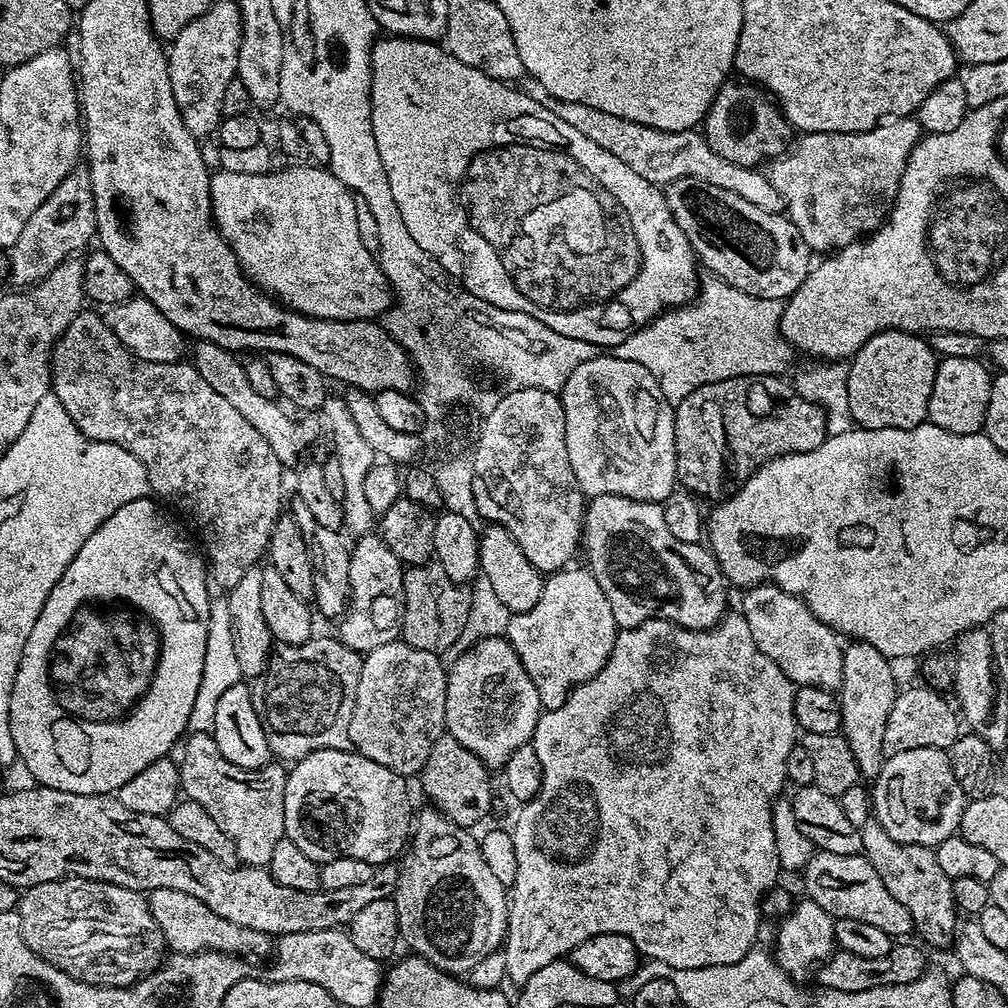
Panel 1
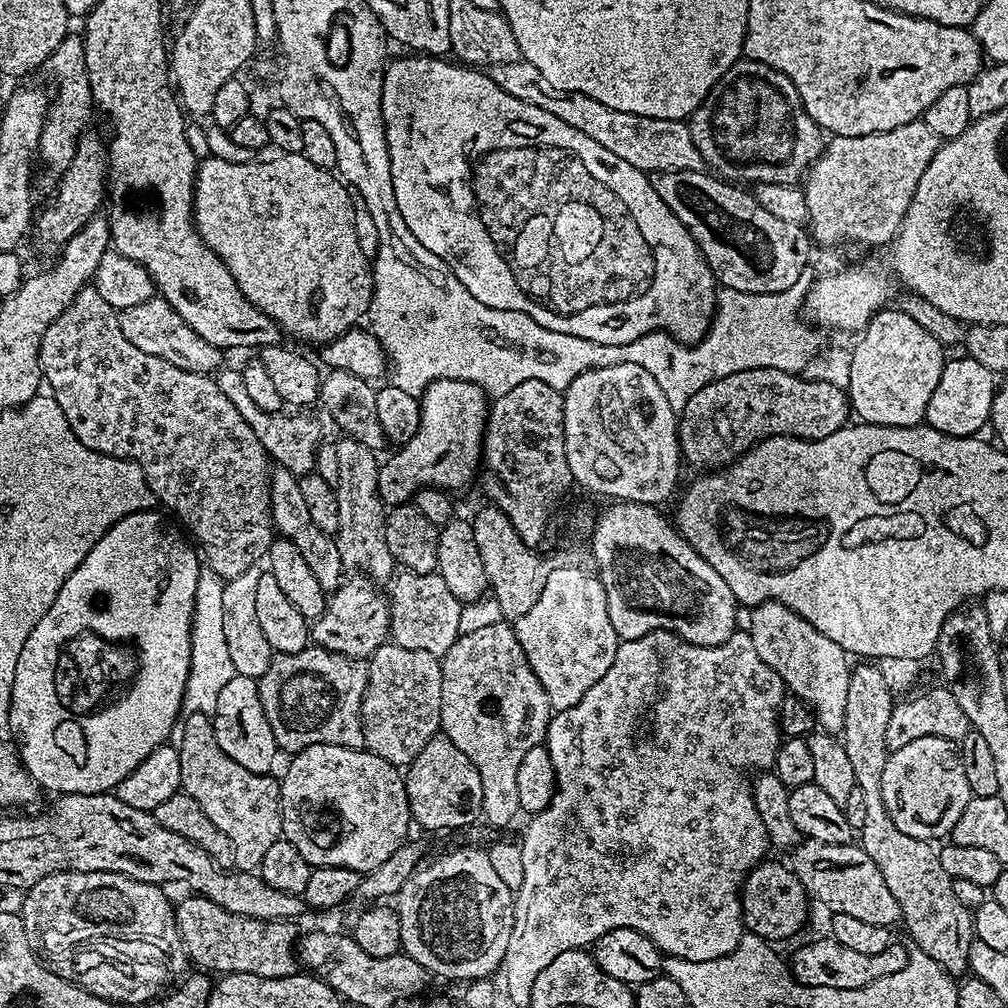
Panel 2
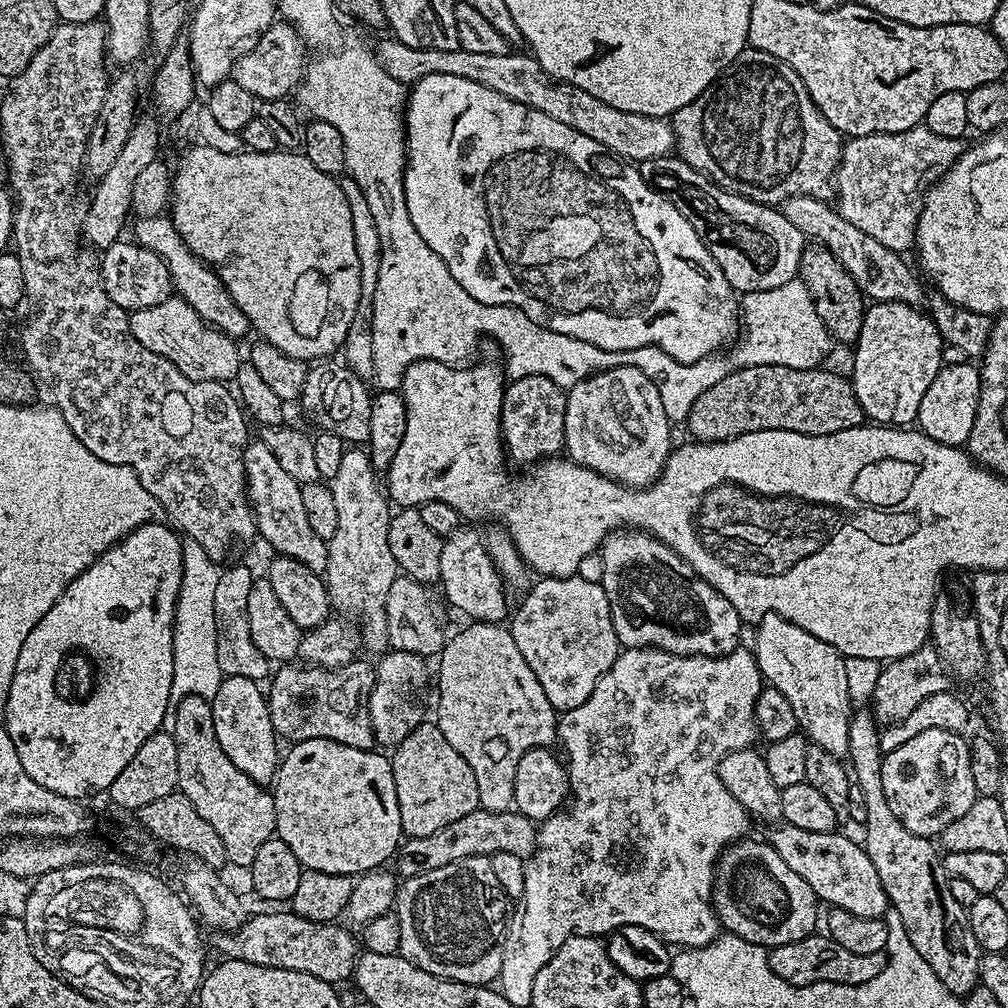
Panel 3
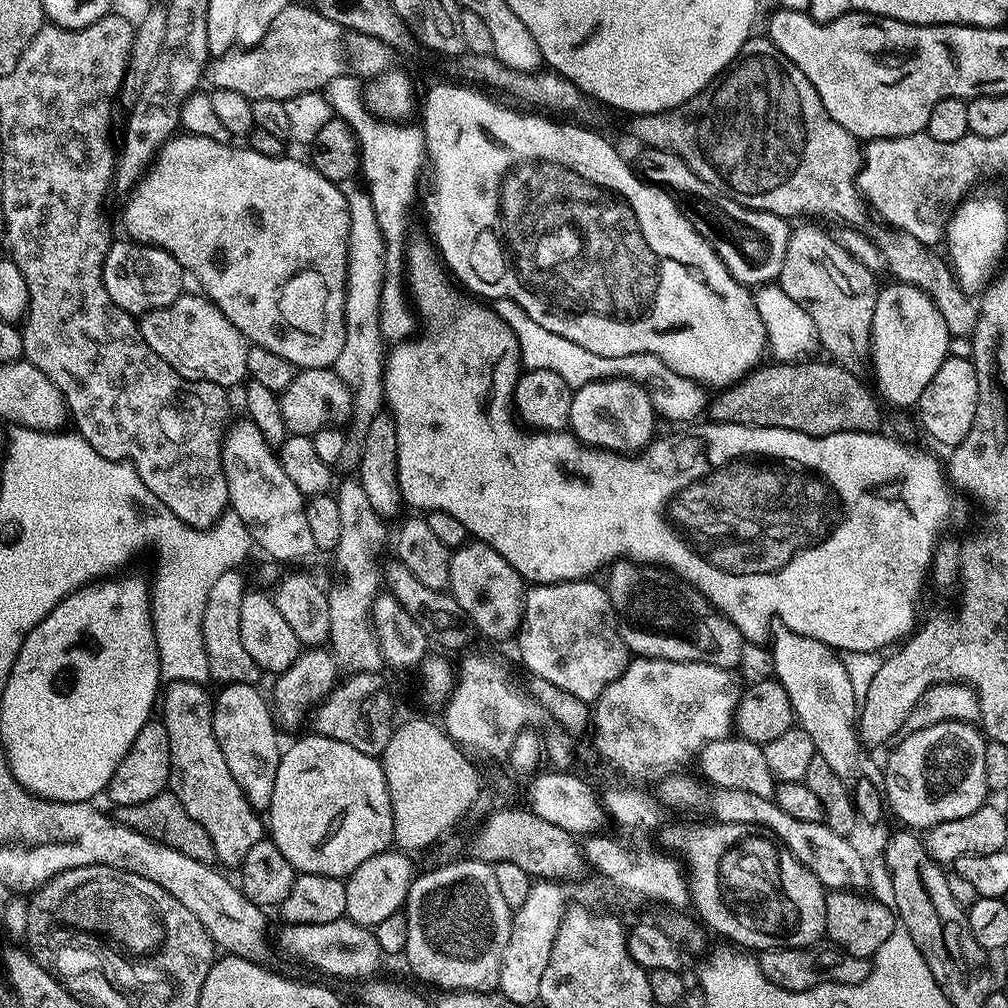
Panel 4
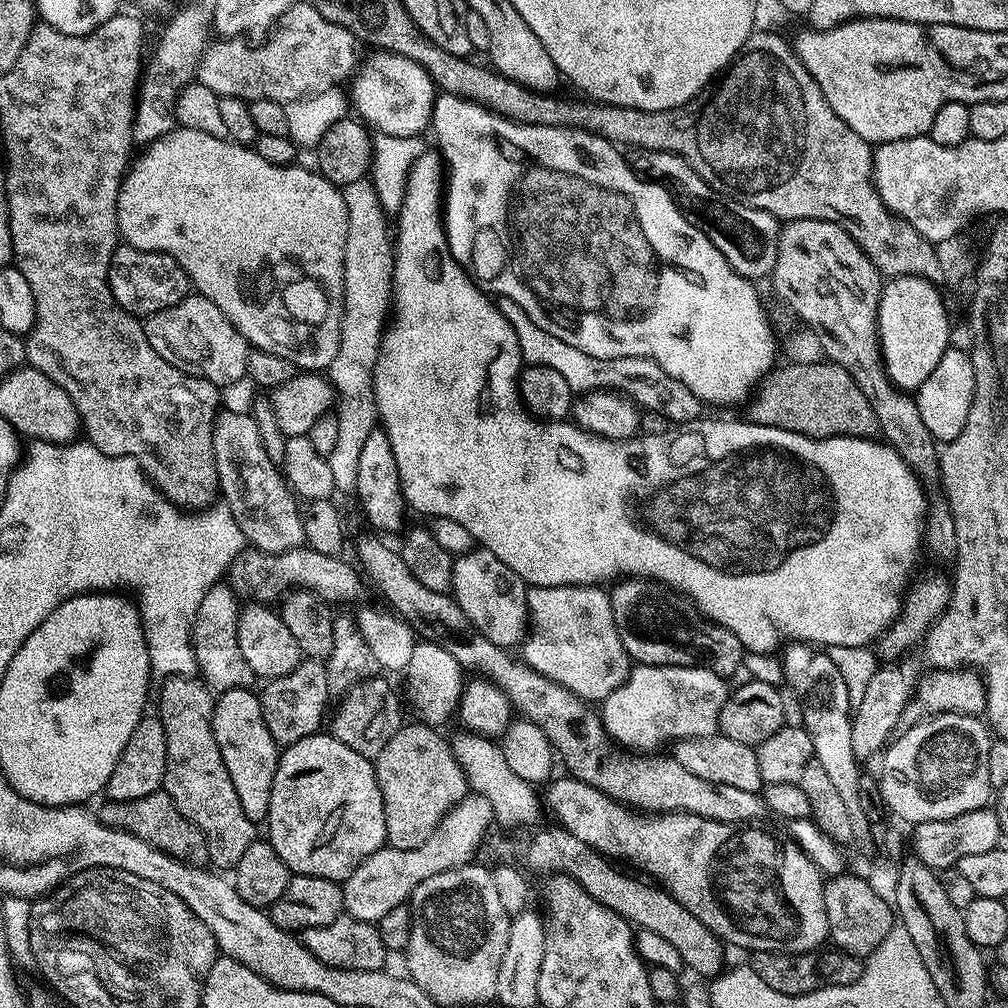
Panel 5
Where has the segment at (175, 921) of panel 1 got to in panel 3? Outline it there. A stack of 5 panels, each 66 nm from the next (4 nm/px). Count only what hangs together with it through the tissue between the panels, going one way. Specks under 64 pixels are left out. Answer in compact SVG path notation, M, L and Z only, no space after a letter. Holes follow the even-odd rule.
M291 910L284 912L260 912L257 916L249 915L241 928L230 932L220 932L217 935L216 948L221 957L242 962L254 962L254 966L267 968L281 968L282 970L298 970L302 974L314 974L314 978L322 978L328 984L339 985L339 980L344 980L353 975L356 970L356 961L362 955L361 945L344 928L339 928L339 923L315 924L301 916L295 916Z

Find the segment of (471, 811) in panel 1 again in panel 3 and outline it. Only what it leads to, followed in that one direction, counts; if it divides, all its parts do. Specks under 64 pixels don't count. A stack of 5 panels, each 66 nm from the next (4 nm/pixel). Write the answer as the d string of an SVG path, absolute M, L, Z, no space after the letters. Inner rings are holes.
M435 723L420 724L394 748L390 759L405 837L434 834L480 808L477 779L470 763L446 742Z

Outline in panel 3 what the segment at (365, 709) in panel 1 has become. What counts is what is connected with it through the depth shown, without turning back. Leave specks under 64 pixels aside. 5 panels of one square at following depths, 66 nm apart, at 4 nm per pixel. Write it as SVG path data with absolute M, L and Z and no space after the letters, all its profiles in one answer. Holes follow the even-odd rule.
M396 649L379 657L376 664L376 680L371 691L369 712L377 743L384 748L394 748L405 740L425 721L424 700L428 692L427 661L410 651Z

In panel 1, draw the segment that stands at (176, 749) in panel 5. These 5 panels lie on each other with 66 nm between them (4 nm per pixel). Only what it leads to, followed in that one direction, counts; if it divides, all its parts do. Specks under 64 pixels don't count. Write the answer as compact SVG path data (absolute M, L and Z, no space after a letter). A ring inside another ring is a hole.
M193 732L187 740L183 745L184 757L178 760L183 795L198 802L198 806L218 822L219 828L234 842L241 865L265 867L270 862L270 854L274 854L274 846L285 839L287 771L283 767L280 769L281 765L276 762L269 762L262 768L234 766L234 762L222 758L218 746L207 732Z

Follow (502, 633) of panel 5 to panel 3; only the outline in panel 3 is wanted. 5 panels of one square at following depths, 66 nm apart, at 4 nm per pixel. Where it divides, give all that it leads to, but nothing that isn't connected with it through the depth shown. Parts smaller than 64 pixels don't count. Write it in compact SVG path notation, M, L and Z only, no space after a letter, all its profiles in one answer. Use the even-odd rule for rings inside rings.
M462 526L454 534L450 534L449 536L443 537L444 545L442 546L442 574L440 575L438 584L440 588L441 586L444 587L444 590L442 589L443 599L447 601L449 605L451 605L450 603L452 603L453 606L456 607L458 611L465 612L465 614L469 616L467 618L469 621L472 621L472 622L484 621L486 623L499 624L501 623L501 621L505 619L505 617L509 615L510 607L508 608L508 597L510 596L509 596L509 593L506 591L503 578L500 576L498 569L495 568L495 564L491 560L490 554L487 552L487 548L484 545L483 535L481 535L479 531L476 533L475 530L472 528L475 528L475 527Z

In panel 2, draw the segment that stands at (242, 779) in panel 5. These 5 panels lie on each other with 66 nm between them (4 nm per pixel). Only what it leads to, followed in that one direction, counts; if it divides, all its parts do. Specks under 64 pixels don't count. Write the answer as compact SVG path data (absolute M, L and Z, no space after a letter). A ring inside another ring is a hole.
M235 676L226 682L222 694L218 694L218 706L210 713L214 738L222 750L238 766L246 766L251 772L271 773L272 763L276 760L278 749L274 730L270 730L270 722L266 722L266 710L262 710L259 683L251 676Z

